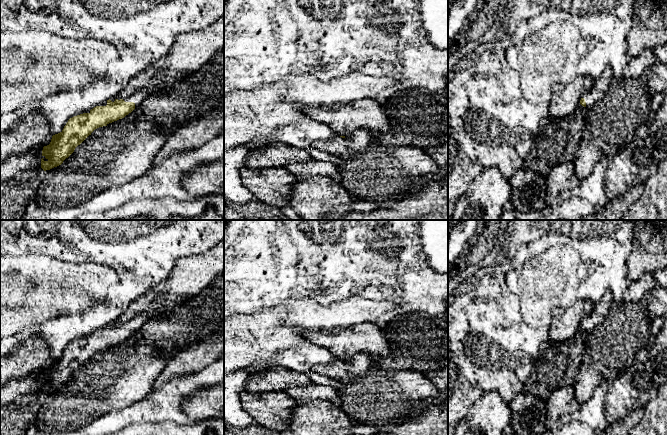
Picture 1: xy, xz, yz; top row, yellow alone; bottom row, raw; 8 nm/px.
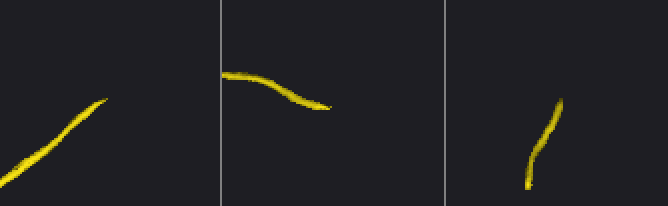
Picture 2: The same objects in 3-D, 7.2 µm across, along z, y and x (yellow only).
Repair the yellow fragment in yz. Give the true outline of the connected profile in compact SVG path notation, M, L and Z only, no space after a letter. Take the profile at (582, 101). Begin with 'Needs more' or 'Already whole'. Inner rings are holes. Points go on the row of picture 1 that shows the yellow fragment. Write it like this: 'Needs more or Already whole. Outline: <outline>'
Needs more. Outline: M607 67L602 74L594 80L593 86L589 91L585 91L580 100L580 104L586 108L592 108L601 100L613 81L613 72Z

